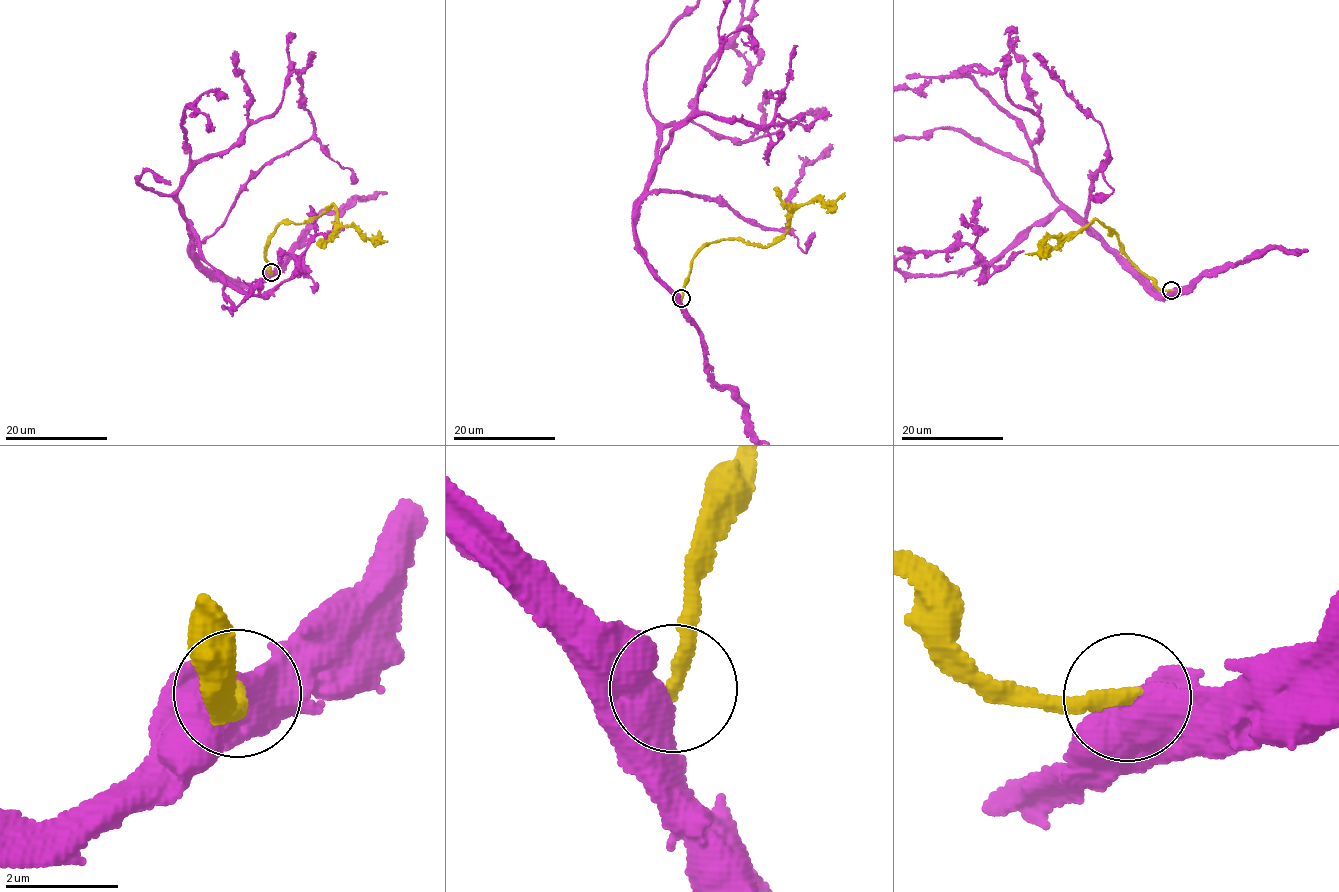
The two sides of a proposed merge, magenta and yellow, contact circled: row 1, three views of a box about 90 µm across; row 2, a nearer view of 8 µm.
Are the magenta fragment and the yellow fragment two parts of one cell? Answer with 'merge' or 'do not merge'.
merge

